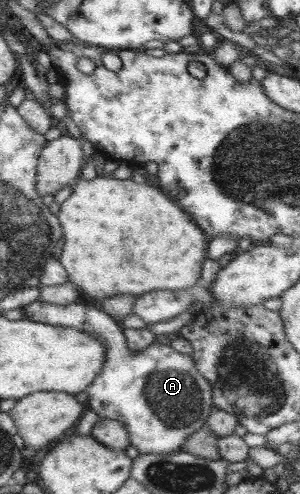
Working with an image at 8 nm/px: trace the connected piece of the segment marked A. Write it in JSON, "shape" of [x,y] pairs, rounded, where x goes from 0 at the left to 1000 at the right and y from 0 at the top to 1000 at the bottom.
{"shape":[[[117,607],[73,621],[87,646],[167,656],[207,658],[227,664],[267,666],[307,674],[347,702],[353,702],[353,729],[333,755],[283,787],[293,800],[287,826],[320,834],[337,846],[393,850],[427,870],[433,901],[453,905],[467,919],[567,919],[607,911],[607,899],[633,879],[660,872],[690,856],[693,842],[713,828],[707,783],[653,747],[640,723],[580,709],[567,696],[513,690],[480,700],[460,713],[440,711],[420,696],[420,680],[397,650],[347,628],[293,615],[237,613],[233,617],[167,617],[147,609]]]}

